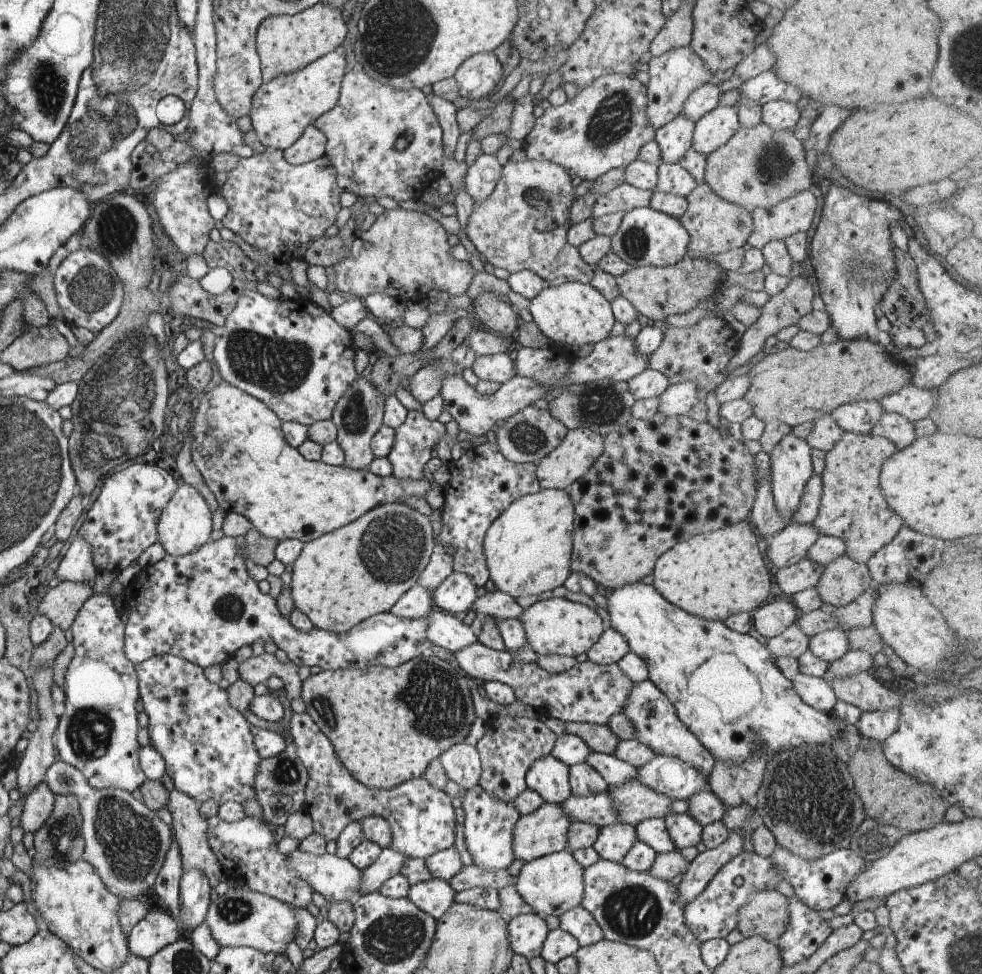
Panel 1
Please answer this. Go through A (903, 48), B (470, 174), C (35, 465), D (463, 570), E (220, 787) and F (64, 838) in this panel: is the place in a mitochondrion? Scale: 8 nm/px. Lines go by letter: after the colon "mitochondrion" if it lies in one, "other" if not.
A: other
B: other
C: mitochondrion
D: other
E: other
F: mitochondrion

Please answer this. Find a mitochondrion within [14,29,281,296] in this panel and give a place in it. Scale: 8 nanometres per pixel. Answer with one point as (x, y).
(48, 87)

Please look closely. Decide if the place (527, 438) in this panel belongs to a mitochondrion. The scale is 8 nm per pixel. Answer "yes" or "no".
yes

